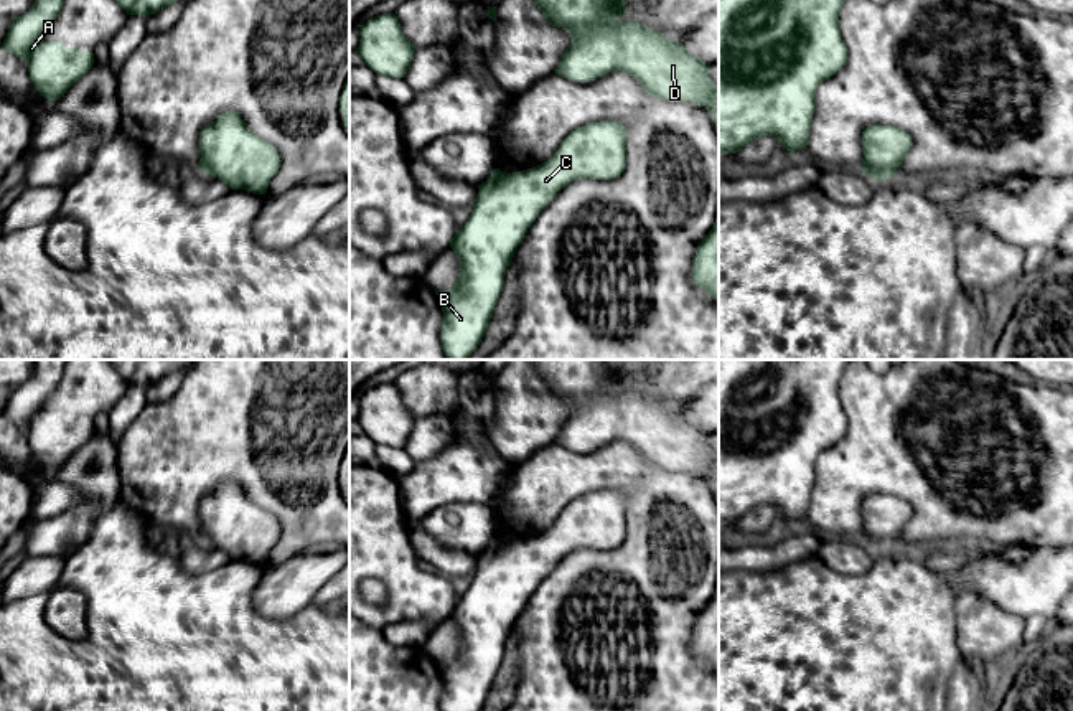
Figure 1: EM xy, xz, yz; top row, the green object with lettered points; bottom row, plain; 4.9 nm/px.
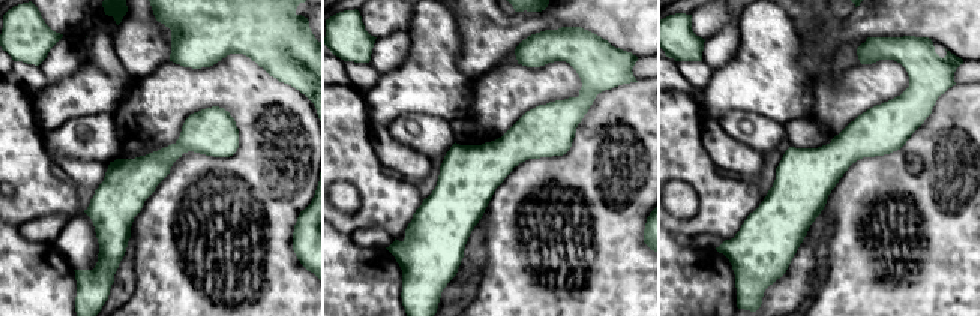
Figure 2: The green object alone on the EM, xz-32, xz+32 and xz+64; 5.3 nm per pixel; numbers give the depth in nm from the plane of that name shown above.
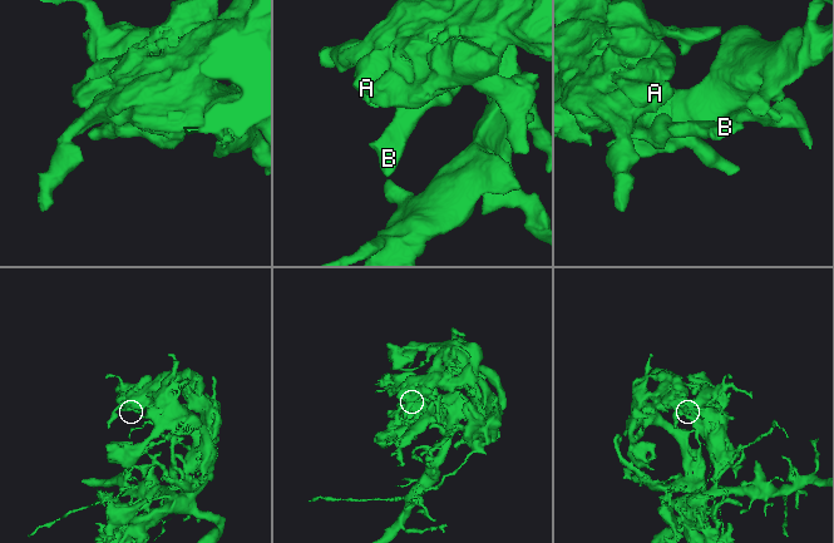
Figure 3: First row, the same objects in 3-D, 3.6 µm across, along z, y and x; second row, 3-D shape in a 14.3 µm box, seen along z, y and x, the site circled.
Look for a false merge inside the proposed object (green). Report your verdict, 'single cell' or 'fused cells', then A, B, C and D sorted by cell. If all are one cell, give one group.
single cell; groups A B C D

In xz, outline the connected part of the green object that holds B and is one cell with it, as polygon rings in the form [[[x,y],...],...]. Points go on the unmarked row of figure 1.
[[[602,490],[572,500],[557,521],[537,536],[513,543],[494,538],[488,549],[478,554],[468,591],[450,609],[450,617],[460,630],[457,652],[448,660],[433,658],[443,681],[442,711],[481,711],[518,615],[539,582],[564,556],[580,548],[613,549],[625,541],[625,536],[626,498],[620,492]]]

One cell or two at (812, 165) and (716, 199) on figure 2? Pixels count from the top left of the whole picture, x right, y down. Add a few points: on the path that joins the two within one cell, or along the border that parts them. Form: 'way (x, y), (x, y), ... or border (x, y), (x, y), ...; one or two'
border (769, 192), (745, 219); two

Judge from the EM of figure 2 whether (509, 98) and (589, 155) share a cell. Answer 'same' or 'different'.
same

